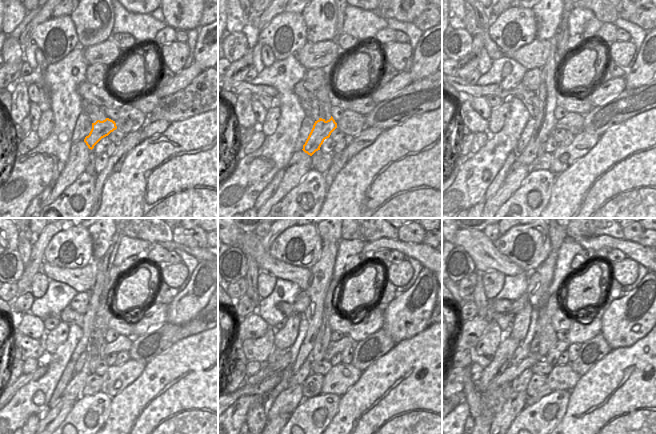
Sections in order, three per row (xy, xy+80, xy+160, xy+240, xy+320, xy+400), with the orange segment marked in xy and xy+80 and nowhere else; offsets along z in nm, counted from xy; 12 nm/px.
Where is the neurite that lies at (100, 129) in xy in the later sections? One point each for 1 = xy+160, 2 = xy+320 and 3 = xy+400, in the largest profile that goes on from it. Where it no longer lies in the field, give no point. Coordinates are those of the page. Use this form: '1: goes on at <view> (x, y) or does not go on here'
1: goes on at xy+160 (543, 129)
2: goes on at xy+320 (291, 397)
3: goes on at xy+400 (517, 401)

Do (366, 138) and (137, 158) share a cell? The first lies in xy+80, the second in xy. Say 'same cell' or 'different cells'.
different cells

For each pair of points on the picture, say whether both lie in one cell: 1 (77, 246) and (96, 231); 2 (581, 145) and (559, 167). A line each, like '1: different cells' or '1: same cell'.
1: different cells
2: same cell

